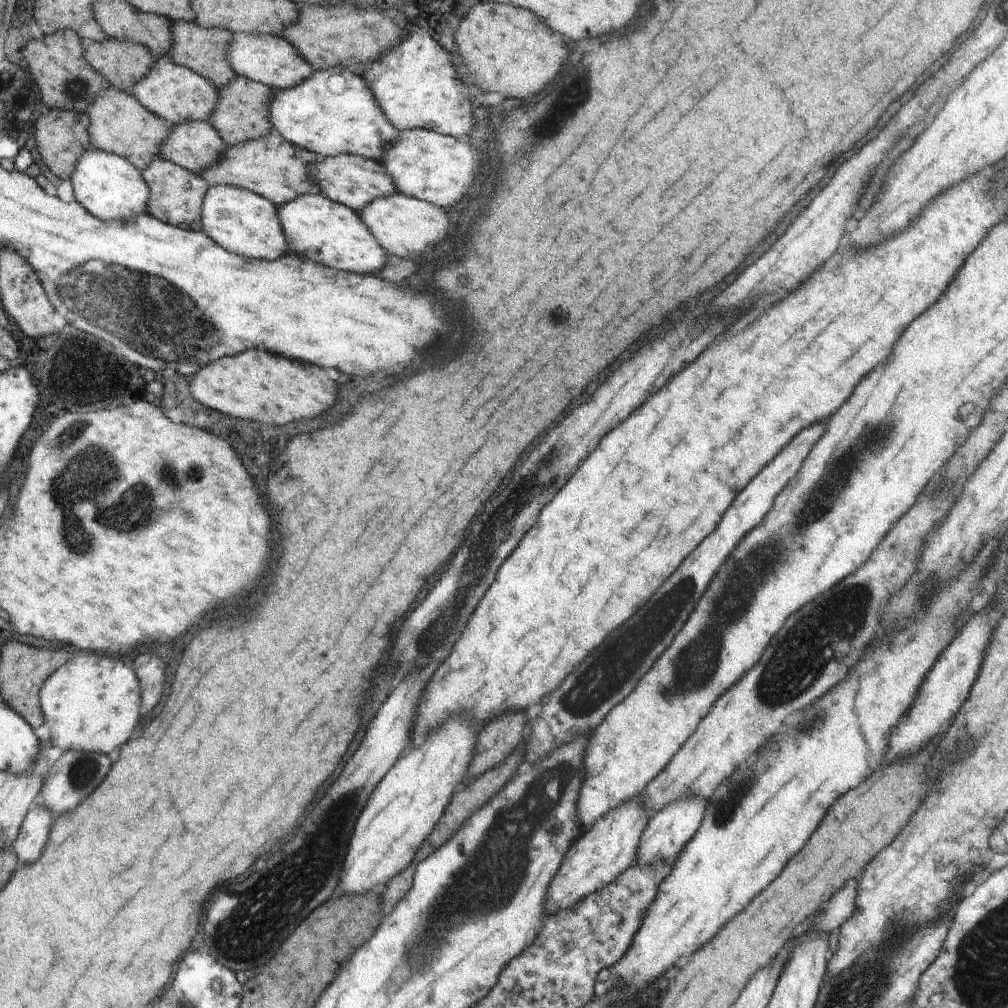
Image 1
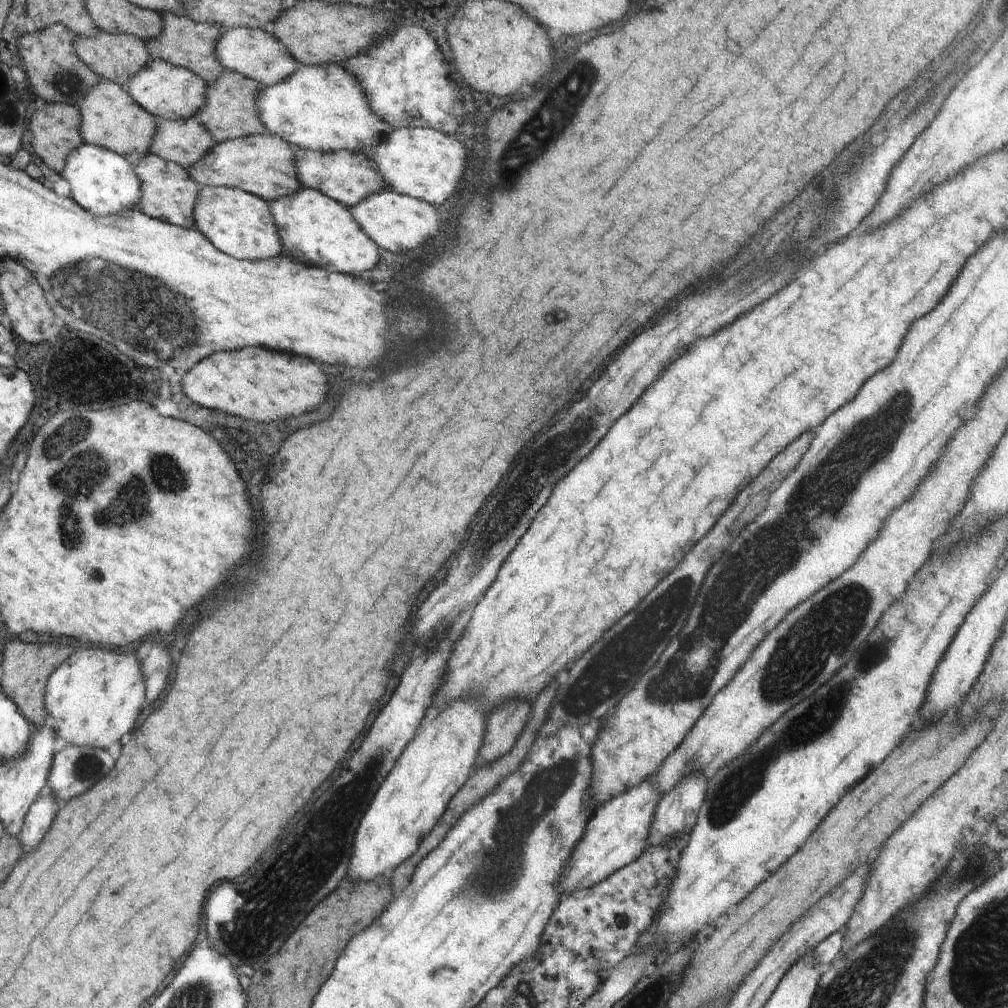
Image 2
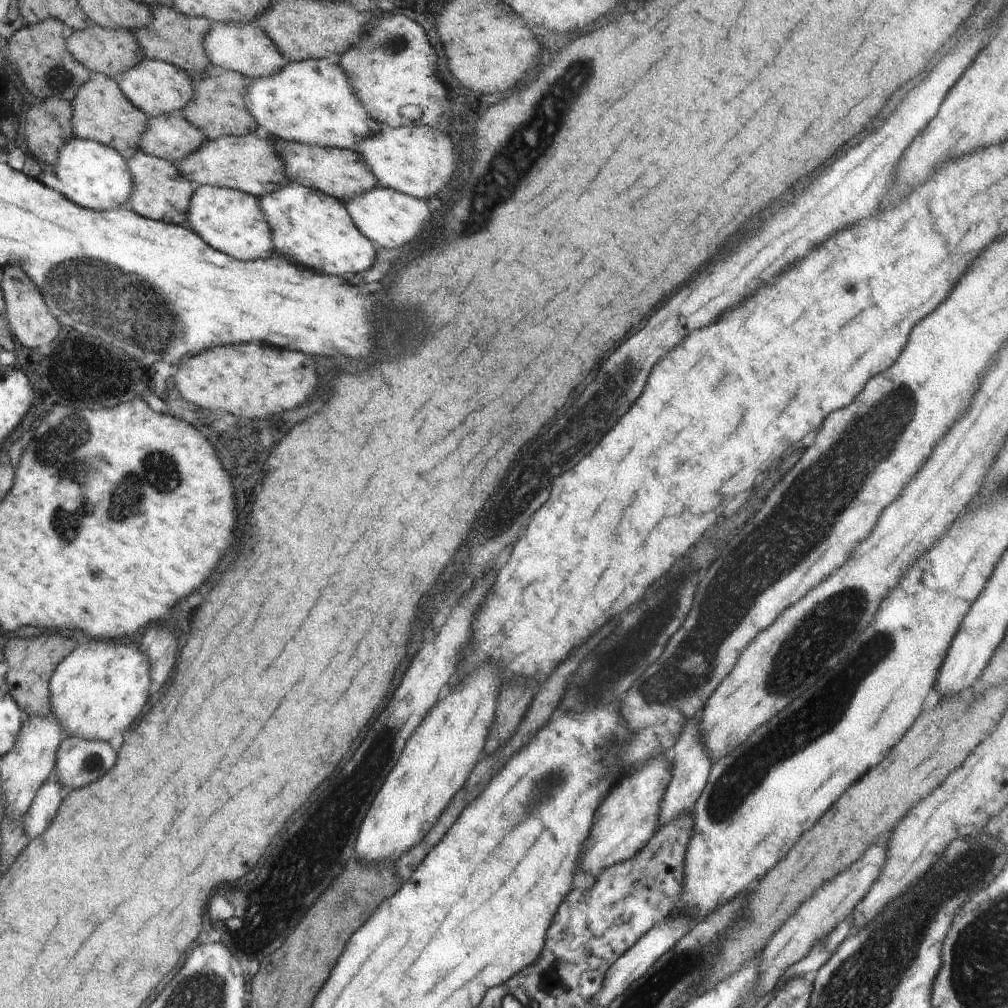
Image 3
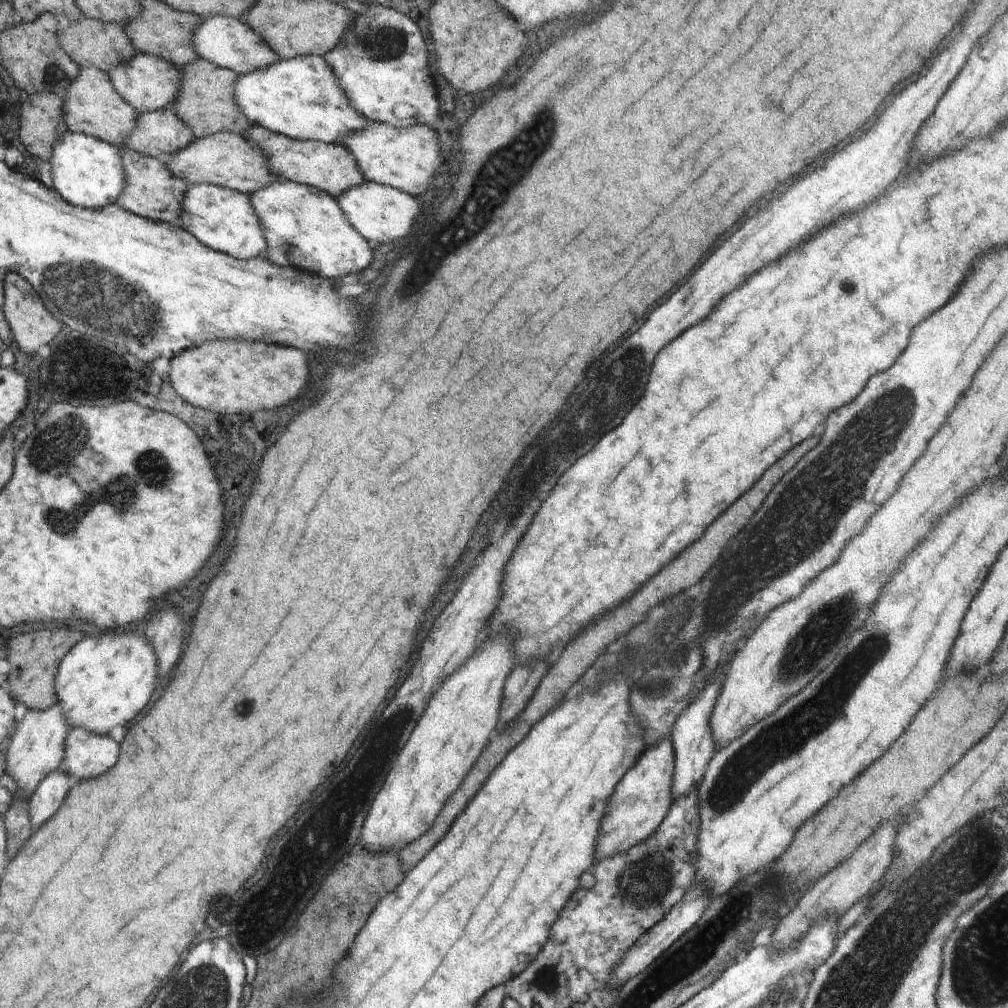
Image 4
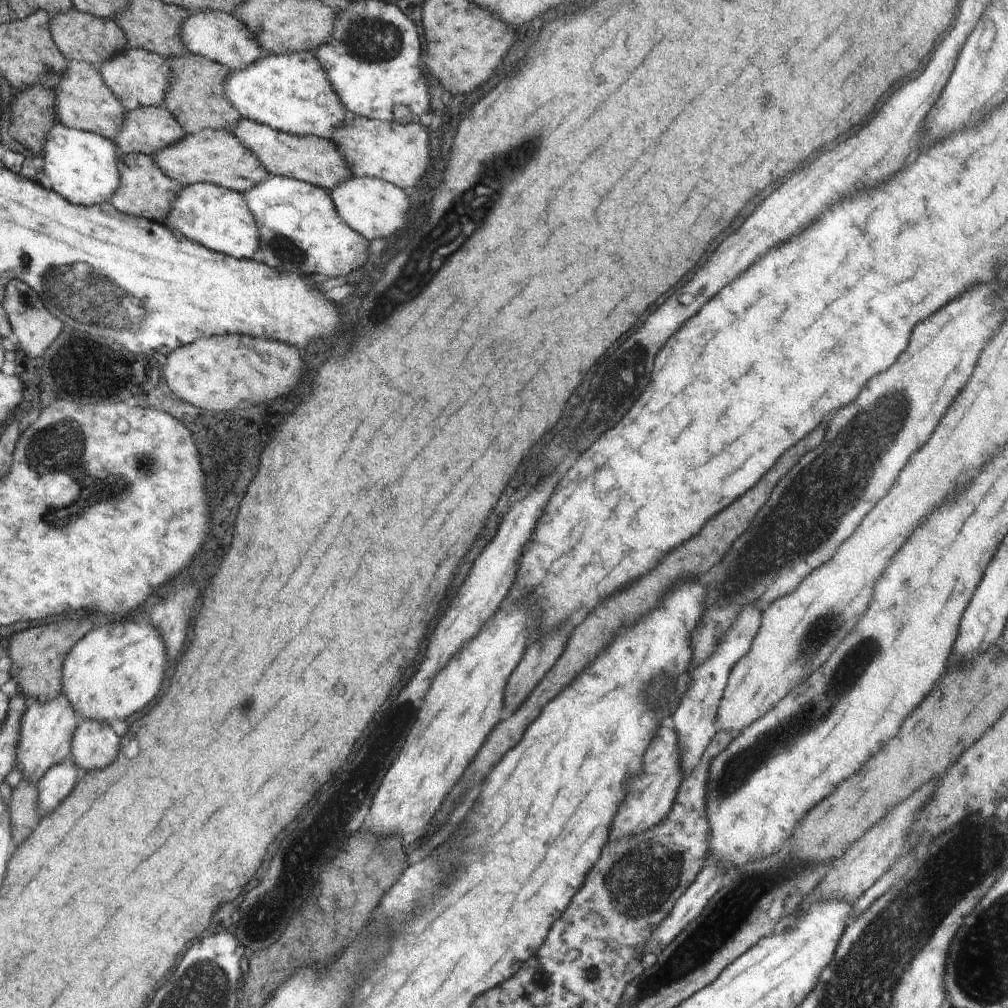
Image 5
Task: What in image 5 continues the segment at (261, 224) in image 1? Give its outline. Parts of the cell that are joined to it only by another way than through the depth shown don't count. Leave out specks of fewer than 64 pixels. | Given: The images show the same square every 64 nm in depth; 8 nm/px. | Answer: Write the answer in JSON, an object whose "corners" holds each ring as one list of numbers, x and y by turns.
{"corners":[[212,183,185,185,177,194,165,224,181,236,237,259,252,259,259,250,259,230,245,196]]}

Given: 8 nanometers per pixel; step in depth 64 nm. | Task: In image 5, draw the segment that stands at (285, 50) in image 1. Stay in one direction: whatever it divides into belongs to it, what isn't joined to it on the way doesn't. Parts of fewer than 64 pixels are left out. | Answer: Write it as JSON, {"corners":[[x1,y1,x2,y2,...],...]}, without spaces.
{"corners":[[208,10,198,13,190,12,189,17,181,26,181,41,190,54,202,55,211,61,226,65,231,71,237,71,257,63,260,59,270,56,259,45,247,26,234,13]]}

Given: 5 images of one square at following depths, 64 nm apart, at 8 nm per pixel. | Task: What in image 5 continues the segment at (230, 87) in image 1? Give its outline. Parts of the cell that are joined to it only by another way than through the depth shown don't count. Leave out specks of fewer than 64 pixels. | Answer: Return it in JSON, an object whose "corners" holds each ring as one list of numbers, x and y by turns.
{"corners":[[194,53,184,57,169,57,168,62,171,68,171,86,165,94,163,106,172,113,186,134,191,135,204,129,231,132,242,118,225,96,225,82,232,71,226,65]]}

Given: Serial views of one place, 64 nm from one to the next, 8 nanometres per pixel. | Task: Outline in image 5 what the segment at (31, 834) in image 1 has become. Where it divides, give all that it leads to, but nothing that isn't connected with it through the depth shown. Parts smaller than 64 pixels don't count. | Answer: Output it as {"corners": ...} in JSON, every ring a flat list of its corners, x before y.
{"corners":[[72,762,51,766,35,784,38,789,36,804,39,816,54,812,60,806,60,802,70,794,70,790,74,788,76,768]]}

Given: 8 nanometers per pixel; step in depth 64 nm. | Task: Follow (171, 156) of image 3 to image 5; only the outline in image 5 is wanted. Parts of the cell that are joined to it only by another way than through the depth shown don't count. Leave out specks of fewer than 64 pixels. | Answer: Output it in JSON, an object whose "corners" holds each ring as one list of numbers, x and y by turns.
{"corners":[[166,106,138,107,129,111,114,142,119,151,152,156,175,145,185,134]]}

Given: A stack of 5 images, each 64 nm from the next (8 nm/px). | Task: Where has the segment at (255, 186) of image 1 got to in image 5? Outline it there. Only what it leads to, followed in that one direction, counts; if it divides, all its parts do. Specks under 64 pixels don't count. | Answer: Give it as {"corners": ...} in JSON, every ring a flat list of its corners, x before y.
{"corners":[[204,129,191,135,185,134,175,145,152,154,152,158,164,174,181,182,183,186,212,183,245,193,252,187,266,182,270,176,260,159,228,130]]}

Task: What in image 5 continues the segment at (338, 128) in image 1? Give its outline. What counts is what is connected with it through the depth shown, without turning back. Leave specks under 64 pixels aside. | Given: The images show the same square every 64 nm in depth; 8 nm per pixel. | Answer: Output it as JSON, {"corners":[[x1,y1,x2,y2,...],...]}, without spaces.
{"corners":[[310,51,270,55,244,69,232,71,225,82,225,96,244,119,291,135,314,135,329,141,333,138,333,132,345,122,348,112,333,89,325,70,321,68,319,60]]}

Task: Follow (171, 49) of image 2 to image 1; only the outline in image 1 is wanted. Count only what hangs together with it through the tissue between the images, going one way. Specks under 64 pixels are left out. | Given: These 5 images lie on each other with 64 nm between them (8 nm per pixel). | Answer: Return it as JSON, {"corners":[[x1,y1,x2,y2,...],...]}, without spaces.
{"corners":[[174,21,171,26,173,32,173,43,168,57,177,65,189,68,213,82,222,89,230,84,237,74,230,66,228,53,229,46,235,38,234,34,222,27,203,27,195,21]]}

